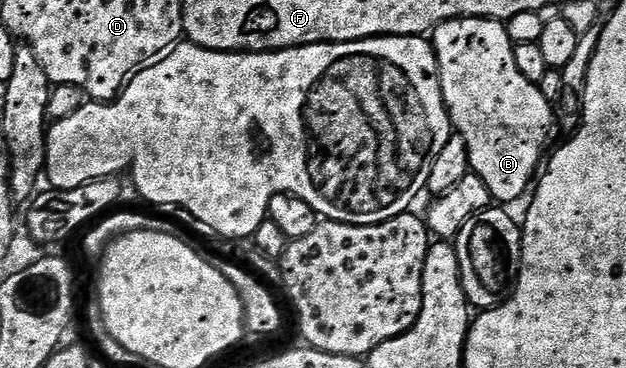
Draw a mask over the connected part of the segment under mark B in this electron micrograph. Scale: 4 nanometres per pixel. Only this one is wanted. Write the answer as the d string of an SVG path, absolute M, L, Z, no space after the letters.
M457 17L456 20L445 21L444 24L438 25L432 30L432 44L438 60L438 74L440 75L442 98L446 104L446 114L450 116L453 132L462 137L468 147L473 176L484 179L484 187L488 187L491 198L495 202L506 203L502 201L518 201L522 196L525 198L531 192L532 186L539 176L540 166L547 156L547 154L545 155L546 144L550 141L550 132L556 129L555 106L541 94L539 86L533 85L528 79L524 79L524 75L520 75L520 67L516 67L515 44L512 40L511 30L503 22L490 21L486 17Z

